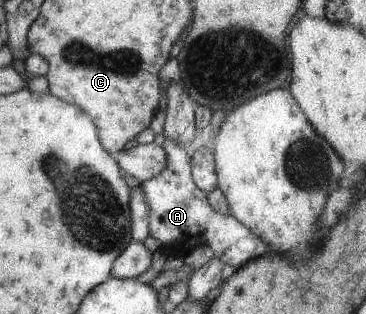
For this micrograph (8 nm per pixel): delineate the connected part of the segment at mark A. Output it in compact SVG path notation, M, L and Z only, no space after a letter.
M165 135L159 138L159 144L165 151L167 163L155 177L140 182L139 185L143 191L143 199L147 203L147 209L149 209L148 235L151 235L160 244L160 248L167 258L167 264L185 257L187 251L197 245L207 245L217 259L221 259L223 264L229 265L233 269L239 269L244 263L263 255L269 247L257 235L253 235L251 231L243 227L231 214L221 215L209 207L206 193L194 184L190 174L190 157L185 154L183 147L177 145L173 139L167 139Z

